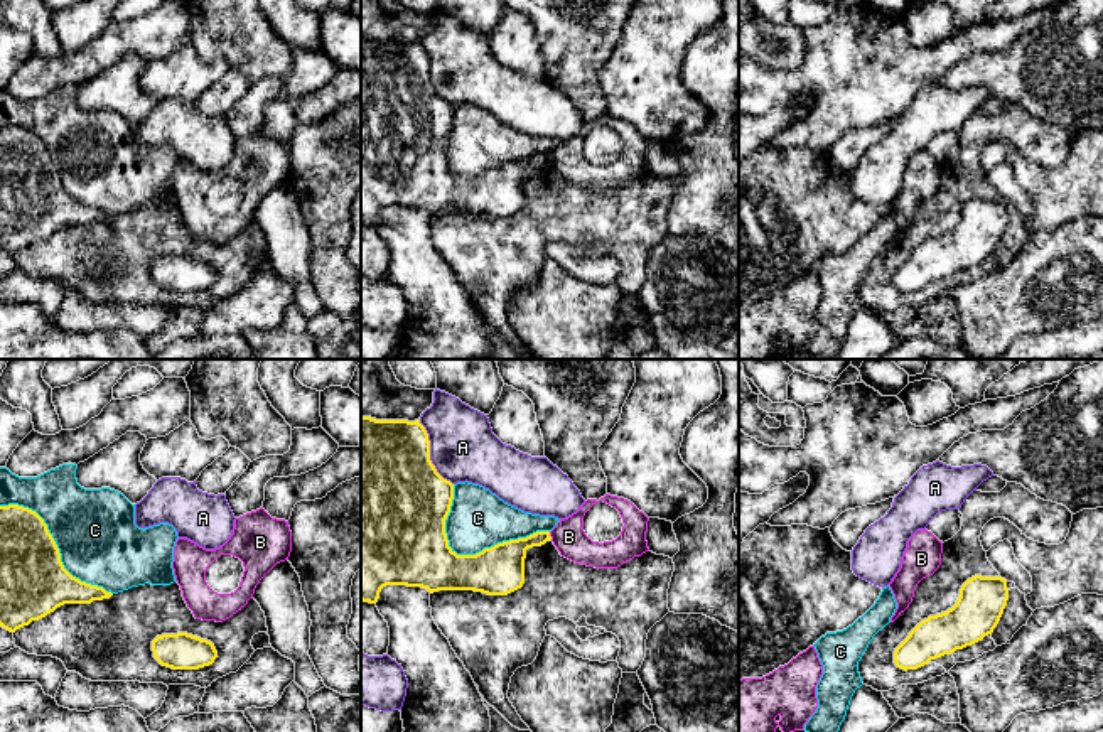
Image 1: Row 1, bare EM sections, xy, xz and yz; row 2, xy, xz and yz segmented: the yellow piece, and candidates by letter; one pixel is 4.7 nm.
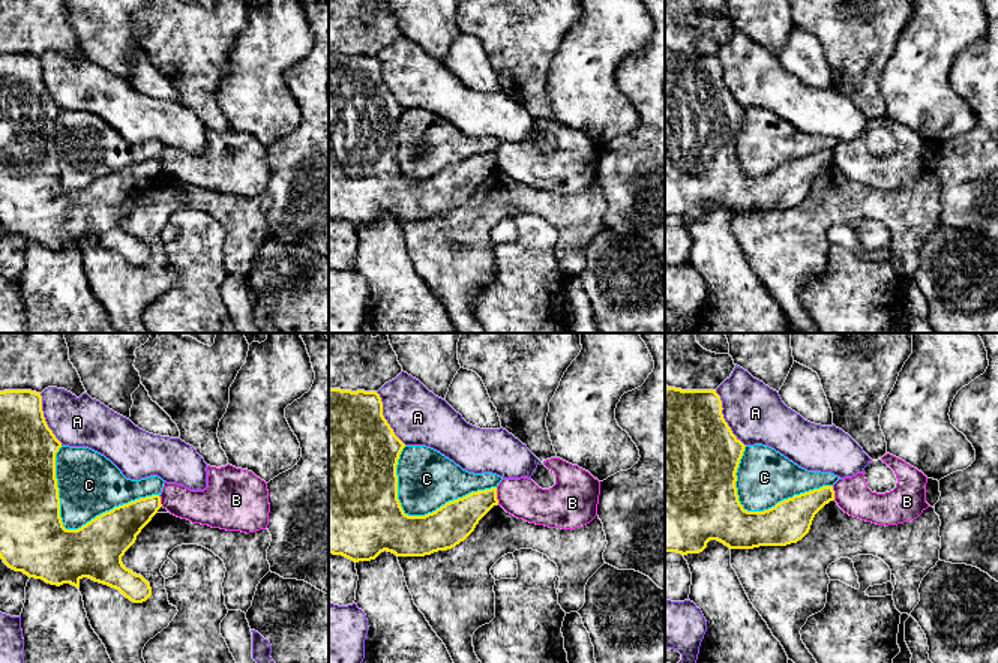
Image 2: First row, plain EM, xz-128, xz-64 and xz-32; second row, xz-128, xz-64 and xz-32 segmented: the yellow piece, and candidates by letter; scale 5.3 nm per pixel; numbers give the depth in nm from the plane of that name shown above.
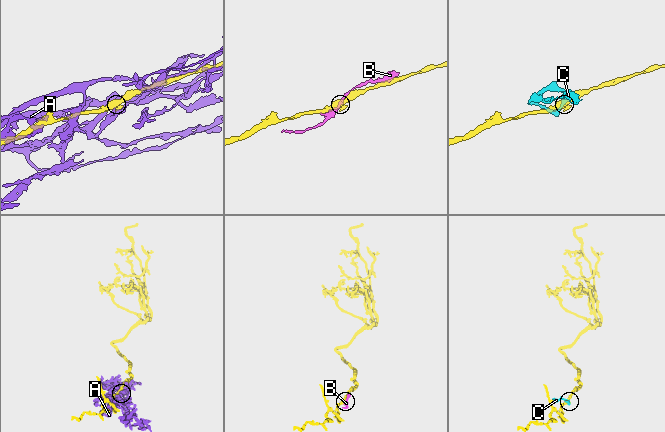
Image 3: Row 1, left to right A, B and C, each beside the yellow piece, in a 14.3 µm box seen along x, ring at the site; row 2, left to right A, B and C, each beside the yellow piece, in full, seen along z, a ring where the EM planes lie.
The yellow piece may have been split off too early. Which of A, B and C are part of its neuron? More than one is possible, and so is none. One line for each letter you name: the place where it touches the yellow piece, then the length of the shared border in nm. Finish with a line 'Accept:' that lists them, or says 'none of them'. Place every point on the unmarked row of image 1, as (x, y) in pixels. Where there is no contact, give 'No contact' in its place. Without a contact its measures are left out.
Accept: none of them

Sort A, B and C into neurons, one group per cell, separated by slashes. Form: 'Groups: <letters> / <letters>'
Groups: A / B / C

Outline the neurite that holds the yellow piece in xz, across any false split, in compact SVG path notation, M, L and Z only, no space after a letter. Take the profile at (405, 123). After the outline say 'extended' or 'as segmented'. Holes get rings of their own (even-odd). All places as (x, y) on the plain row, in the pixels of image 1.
M361 37L361 223L376 226L386 207L474 213L508 218L525 206L526 172L552 162L550 153L509 162L476 177L457 177L445 155L454 106L430 83L430 62L420 42L376 42Z; as segmented

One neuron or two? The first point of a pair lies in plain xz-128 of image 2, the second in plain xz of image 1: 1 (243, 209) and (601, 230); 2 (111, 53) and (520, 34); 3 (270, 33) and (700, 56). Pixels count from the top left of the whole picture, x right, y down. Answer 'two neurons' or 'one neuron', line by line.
1: one neuron
2: two neurons
3: two neurons

